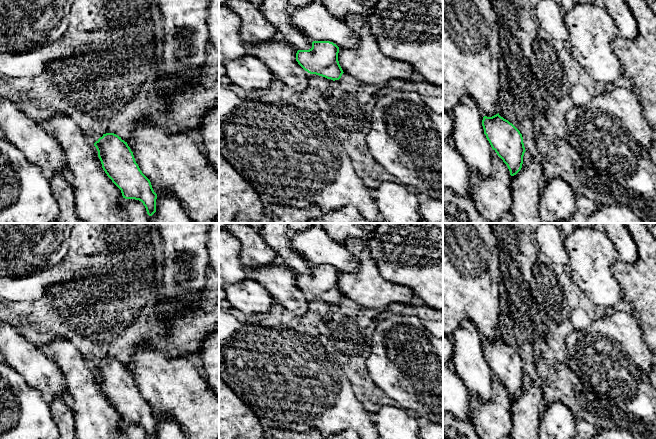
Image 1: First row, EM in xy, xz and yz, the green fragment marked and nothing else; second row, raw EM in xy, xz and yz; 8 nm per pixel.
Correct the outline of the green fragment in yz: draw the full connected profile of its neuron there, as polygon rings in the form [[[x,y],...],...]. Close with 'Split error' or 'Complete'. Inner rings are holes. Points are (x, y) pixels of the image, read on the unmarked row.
[[[498,338],[482,344],[484,358],[492,373],[507,389],[510,399],[516,399],[522,392],[525,371],[520,355]]]. Complete

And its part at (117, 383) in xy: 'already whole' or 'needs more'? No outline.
already whole

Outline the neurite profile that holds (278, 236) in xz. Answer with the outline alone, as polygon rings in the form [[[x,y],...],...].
[[[263,223],[259,233],[277,256],[284,259],[284,265],[296,275],[312,272],[313,265],[293,249],[291,239],[295,236],[296,231],[286,223]]]

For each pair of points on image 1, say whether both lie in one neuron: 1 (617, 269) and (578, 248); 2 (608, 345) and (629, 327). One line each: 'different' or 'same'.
1: different
2: same

